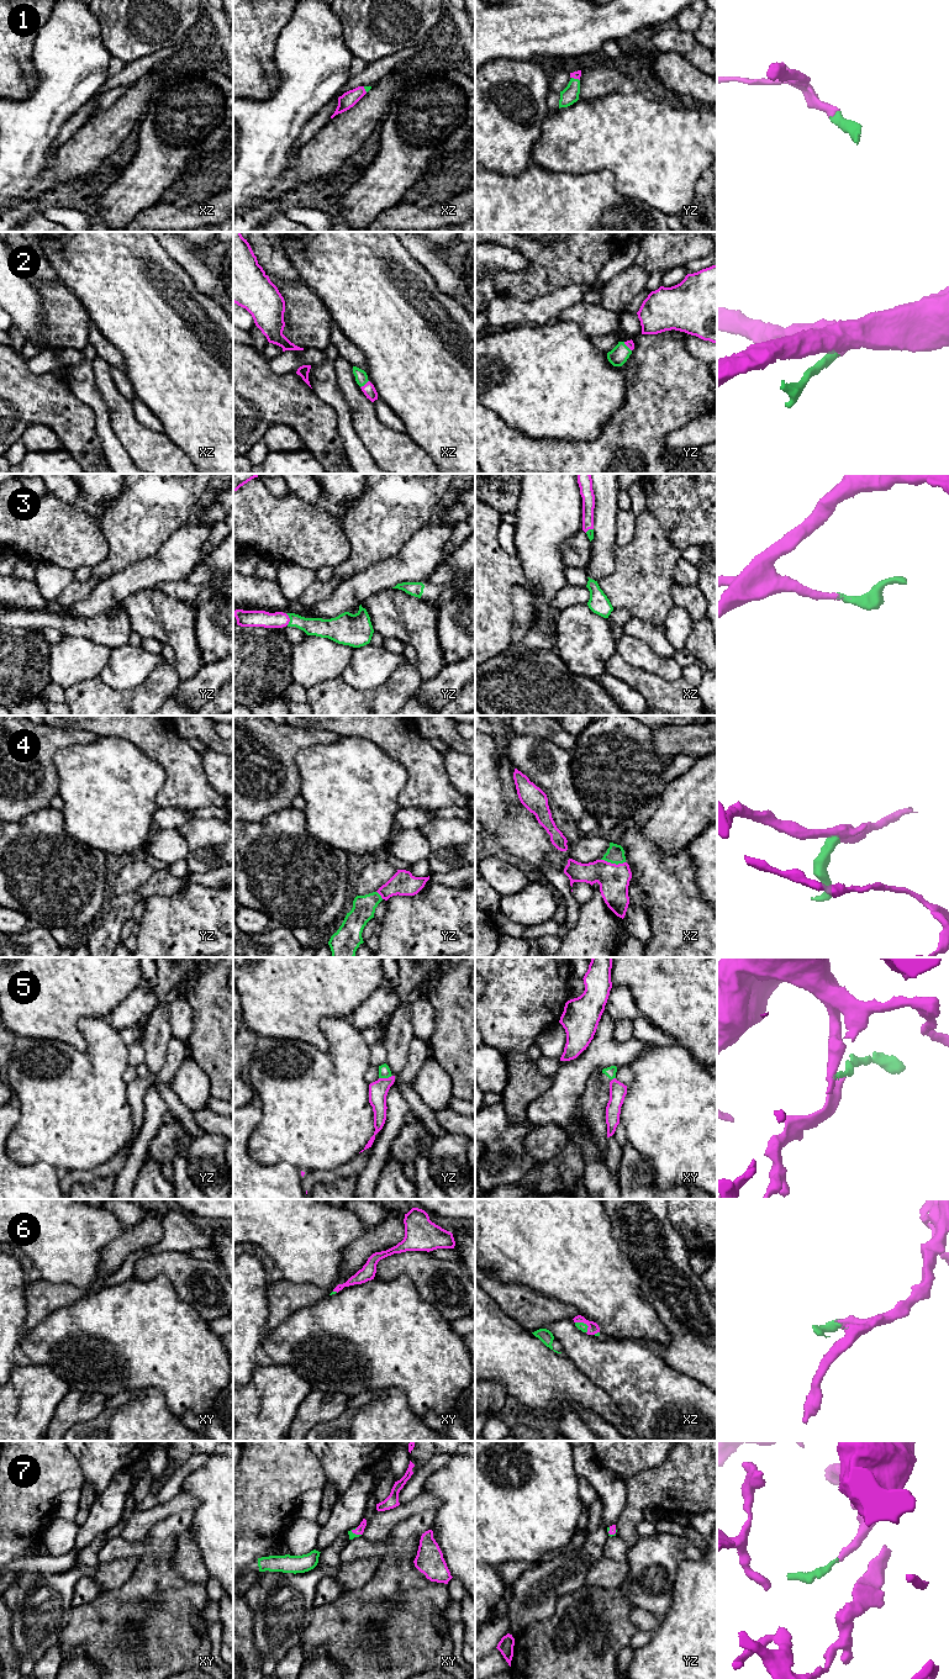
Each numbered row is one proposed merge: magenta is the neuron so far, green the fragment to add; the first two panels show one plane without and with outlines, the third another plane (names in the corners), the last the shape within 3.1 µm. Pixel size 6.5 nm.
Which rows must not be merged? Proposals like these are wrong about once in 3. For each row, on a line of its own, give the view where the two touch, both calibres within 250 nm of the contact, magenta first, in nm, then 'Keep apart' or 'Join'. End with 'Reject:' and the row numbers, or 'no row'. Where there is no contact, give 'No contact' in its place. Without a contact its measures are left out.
1: Touches magenta in yz. Thickness 50 nm (magenta) against 110 nm. Join
2: Touches magenta in xz. Thickness 80 nm (magenta) against 80 nm. Join
3: Touches magenta in yz. Thickness 110 nm (magenta) against 130 nm. Join
4: Touches magenta in xz. Thickness 200 nm (magenta) against 120 nm. Join
5: Touches magenta in yz. Thickness 130 nm (magenta) against 80 nm. Keep apart
6: Touches magenta in xz. Thickness 70 nm (magenta) against 50 nm. Join
7: Touches magenta in xy. Thickness 60 nm (magenta) against 40 nm. Join
Reject: 5

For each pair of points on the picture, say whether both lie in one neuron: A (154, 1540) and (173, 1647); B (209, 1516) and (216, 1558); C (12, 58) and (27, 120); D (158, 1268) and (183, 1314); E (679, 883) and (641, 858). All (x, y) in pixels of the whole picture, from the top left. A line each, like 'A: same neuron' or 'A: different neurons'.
A: different neurons
B: same neuron
C: different neurons
D: different neurons
E: same neuron

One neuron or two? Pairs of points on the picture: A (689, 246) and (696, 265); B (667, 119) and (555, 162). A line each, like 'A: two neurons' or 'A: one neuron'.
A: two neurons
B: one neuron

